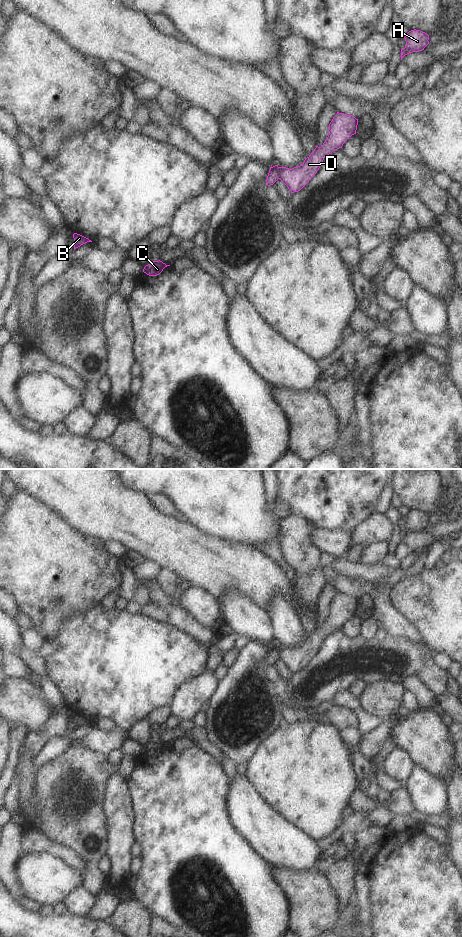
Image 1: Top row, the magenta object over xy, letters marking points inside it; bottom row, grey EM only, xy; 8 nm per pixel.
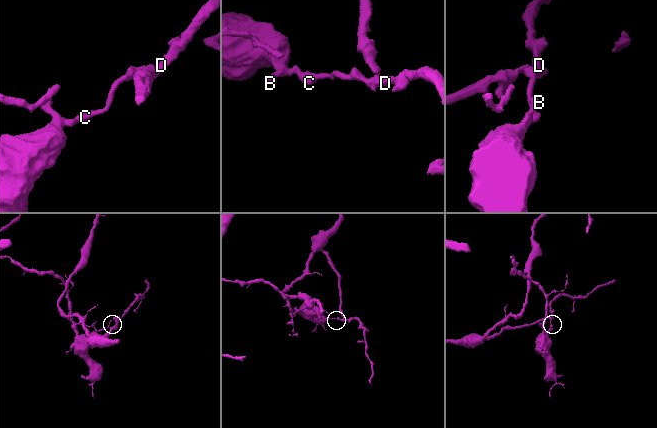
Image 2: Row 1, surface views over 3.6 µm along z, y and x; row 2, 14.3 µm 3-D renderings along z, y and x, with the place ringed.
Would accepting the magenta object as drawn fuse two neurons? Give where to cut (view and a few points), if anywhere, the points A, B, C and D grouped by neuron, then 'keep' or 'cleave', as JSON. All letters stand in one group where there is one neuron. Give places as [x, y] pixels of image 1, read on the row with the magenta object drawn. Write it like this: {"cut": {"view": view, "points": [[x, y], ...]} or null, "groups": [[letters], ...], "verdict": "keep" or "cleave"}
{"cut": {"view": "xy", "points": [[279, 167], [278, 178]]}, "groups": [["A", "D"], ["B", "C"]], "verdict": "cleave"}

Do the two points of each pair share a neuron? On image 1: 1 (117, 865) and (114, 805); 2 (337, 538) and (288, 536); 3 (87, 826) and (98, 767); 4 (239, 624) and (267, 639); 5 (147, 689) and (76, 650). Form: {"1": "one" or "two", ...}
{"1": "one", "2": "two", "3": "one", "4": "one", "5": "one"}

